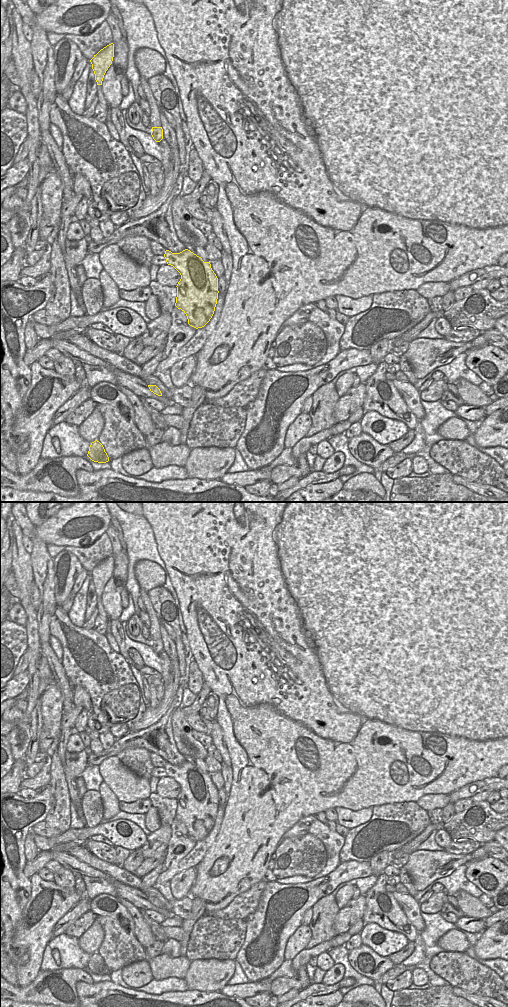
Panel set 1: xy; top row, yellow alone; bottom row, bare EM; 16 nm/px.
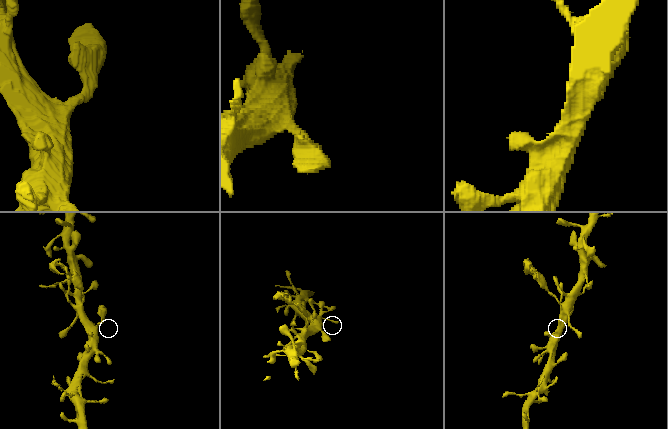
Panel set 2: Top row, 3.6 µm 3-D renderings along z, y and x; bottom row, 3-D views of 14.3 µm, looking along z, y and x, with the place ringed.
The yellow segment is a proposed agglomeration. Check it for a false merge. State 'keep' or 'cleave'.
cleave

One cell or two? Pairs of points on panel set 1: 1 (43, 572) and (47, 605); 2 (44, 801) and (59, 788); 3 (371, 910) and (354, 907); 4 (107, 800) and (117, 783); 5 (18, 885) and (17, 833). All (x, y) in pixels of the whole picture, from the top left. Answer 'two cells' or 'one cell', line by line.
1: one cell
2: two cells
3: two cells
4: two cells
5: one cell

